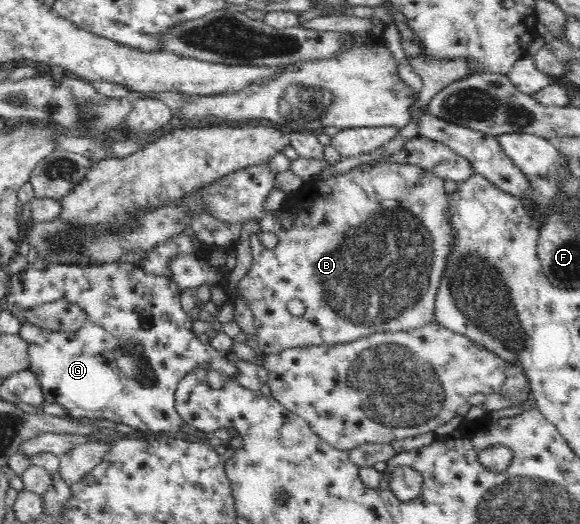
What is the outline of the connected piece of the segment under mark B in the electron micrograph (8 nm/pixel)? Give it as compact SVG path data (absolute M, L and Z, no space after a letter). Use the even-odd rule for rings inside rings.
M267 163L261 165L253 165L243 168L237 172L224 176L221 180L201 190L197 190L193 195L203 195L203 199L207 201L209 207L209 214L216 219L232 224L241 224L243 226L249 221L257 221L261 231L272 232L278 238L278 243L273 248L267 248L262 244L257 233L251 233L248 237L250 243L250 252L252 262L249 271L241 279L241 288L237 287L236 294L243 295L247 301L250 302L251 309L254 314L254 325L257 329L257 348L263 354L276 353L285 350L286 348L321 346L322 348L333 347L337 344L345 344L353 342L364 336L369 336L375 332L387 333L397 331L409 331L413 328L420 328L433 322L435 320L435 302L437 300L437 292L439 291L449 256L455 248L455 234L457 229L453 227L451 221L451 203L449 203L449 194L445 190L445 179L437 176L433 171L423 170L412 164L376 164L367 163L359 165L349 170L349 172L331 175L325 180L320 180L317 183L312 180L305 180L303 187L299 191L289 193L287 198L287 205L283 205L278 210L266 210L263 206L269 192L274 187L275 176L277 172L269 169ZM289 212L293 216L293 226L290 230L282 227L281 218L279 214ZM291 300L301 300L301 304L305 306L306 310L302 316L294 316L287 309L287 303Z

